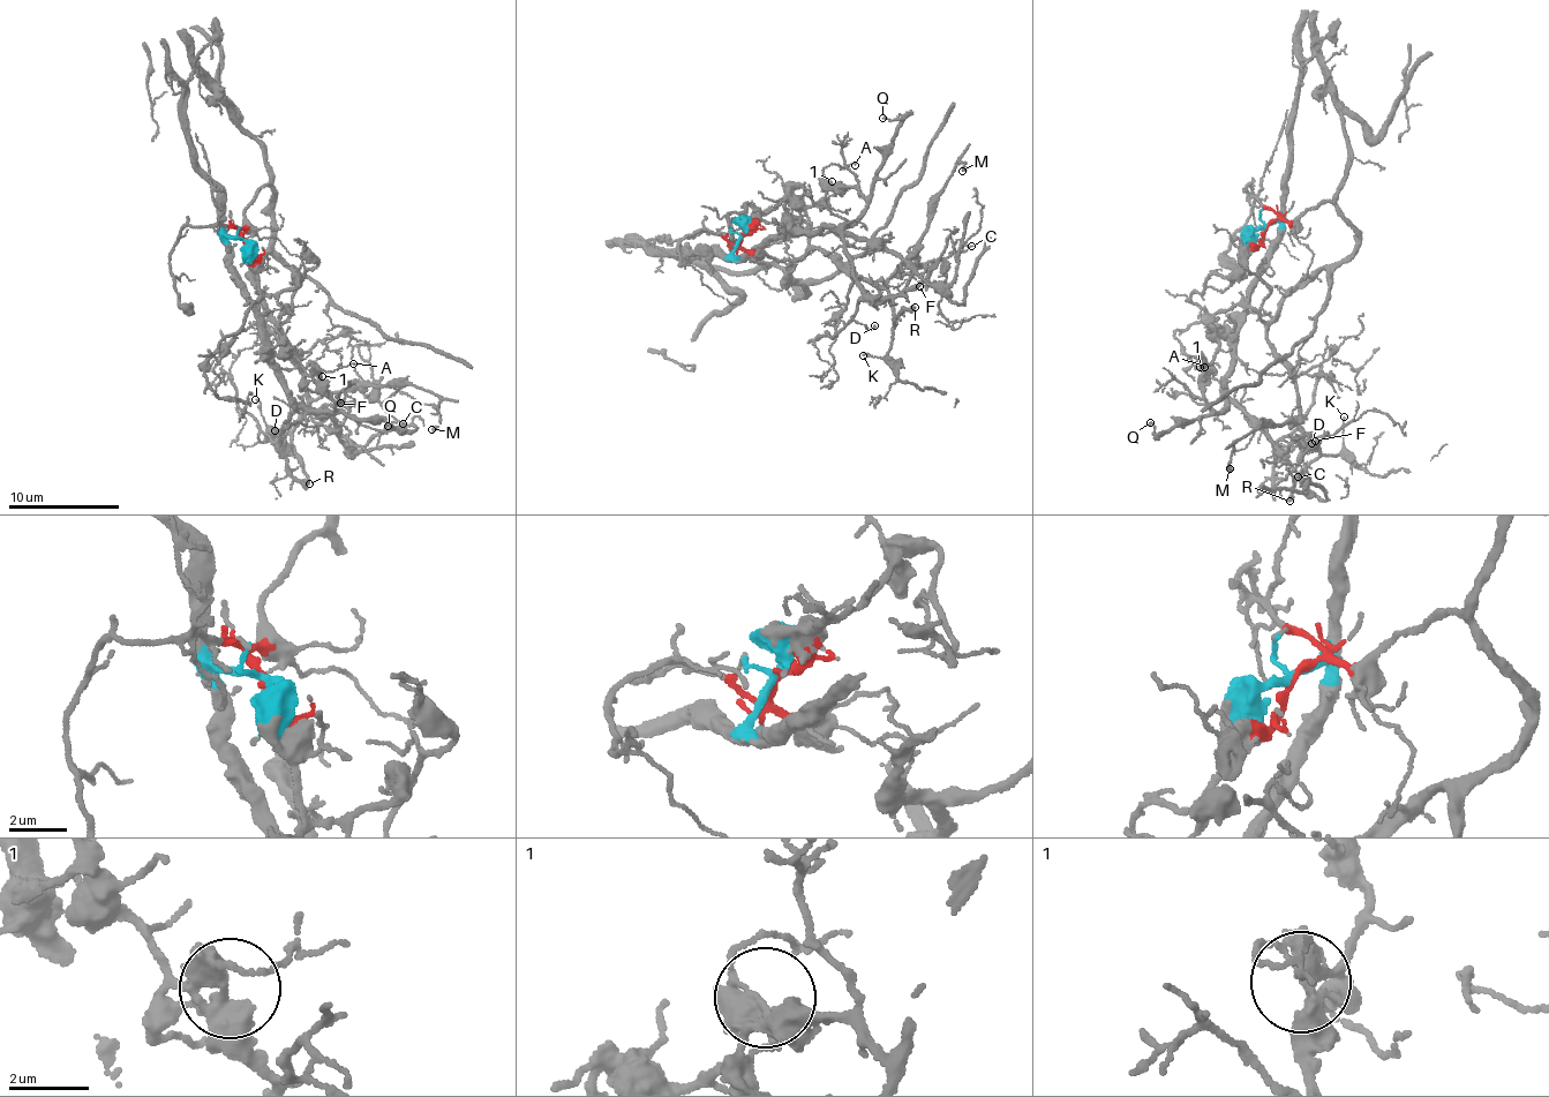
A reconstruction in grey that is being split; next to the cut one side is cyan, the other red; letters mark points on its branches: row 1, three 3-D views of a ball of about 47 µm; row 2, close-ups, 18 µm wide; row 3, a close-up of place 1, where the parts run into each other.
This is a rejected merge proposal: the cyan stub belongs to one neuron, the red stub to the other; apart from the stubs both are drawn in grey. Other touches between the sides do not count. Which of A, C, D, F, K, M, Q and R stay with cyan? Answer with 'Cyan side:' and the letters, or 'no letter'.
Cyan side: A, C, D, F, Q

